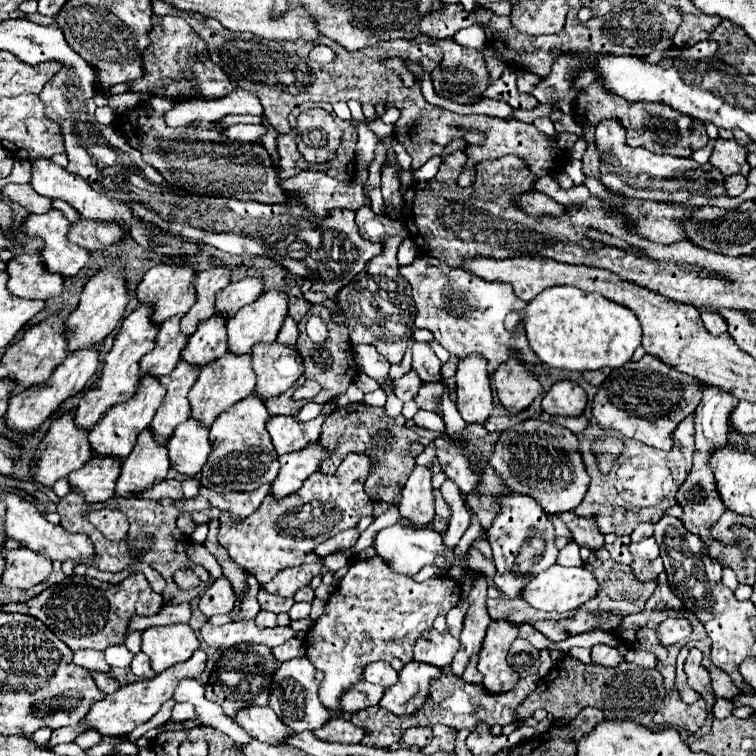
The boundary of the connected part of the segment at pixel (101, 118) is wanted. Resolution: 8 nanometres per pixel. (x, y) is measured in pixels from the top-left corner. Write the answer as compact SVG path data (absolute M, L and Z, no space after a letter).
M108 106L97 107L95 117L100 124L106 124L106 126L112 126L116 122L116 116Z

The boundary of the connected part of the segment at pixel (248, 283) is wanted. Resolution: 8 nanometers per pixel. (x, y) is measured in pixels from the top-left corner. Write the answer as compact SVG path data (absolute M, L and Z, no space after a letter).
M246 276L240 282L228 284L216 294L216 314L230 320L242 306L254 302L264 290L264 280L260 276Z

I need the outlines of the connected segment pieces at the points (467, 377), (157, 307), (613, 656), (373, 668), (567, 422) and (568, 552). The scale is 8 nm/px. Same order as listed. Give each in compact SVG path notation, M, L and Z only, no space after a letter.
M468 356L468 360L460 360L456 370L456 404L458 412L466 424L486 424L492 414L492 390L490 390L490 376L486 372L484 360L478 356Z
M158 264L150 268L136 288L142 304L152 306L152 324L162 324L172 316L188 312L194 304L194 270L190 266Z
M596 644L596 646L592 648L592 660L594 660L594 664L598 664L598 666L614 668L614 666L618 666L618 664L624 660L624 656L622 656L616 648L612 648L612 646Z
M372 662L364 668L364 680L382 688L390 688L392 684L396 684L398 672L388 662Z
M578 416L578 418L552 418L552 422L570 428L574 434L584 432L586 426L588 426L588 418L584 418L584 416Z
M570 542L568 546L564 546L564 548L560 550L558 564L560 564L560 566L582 566L580 546L578 546L576 542Z

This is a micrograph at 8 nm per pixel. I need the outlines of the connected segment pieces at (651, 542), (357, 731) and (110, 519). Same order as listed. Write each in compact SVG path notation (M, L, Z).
M646 538L646 540L640 540L640 542L630 542L630 544L628 544L628 550L630 550L634 556L646 558L646 560L654 560L654 558L660 556L660 550L658 550L654 538Z
M332 718L328 724L324 724L324 728L320 728L320 732L314 732L314 734L326 742L360 744L362 738L366 736L366 730L354 726L352 722L348 722L344 718Z
M103 508L88 510L84 517L93 524L106 538L124 540L129 529L129 523L123 513L118 510Z

